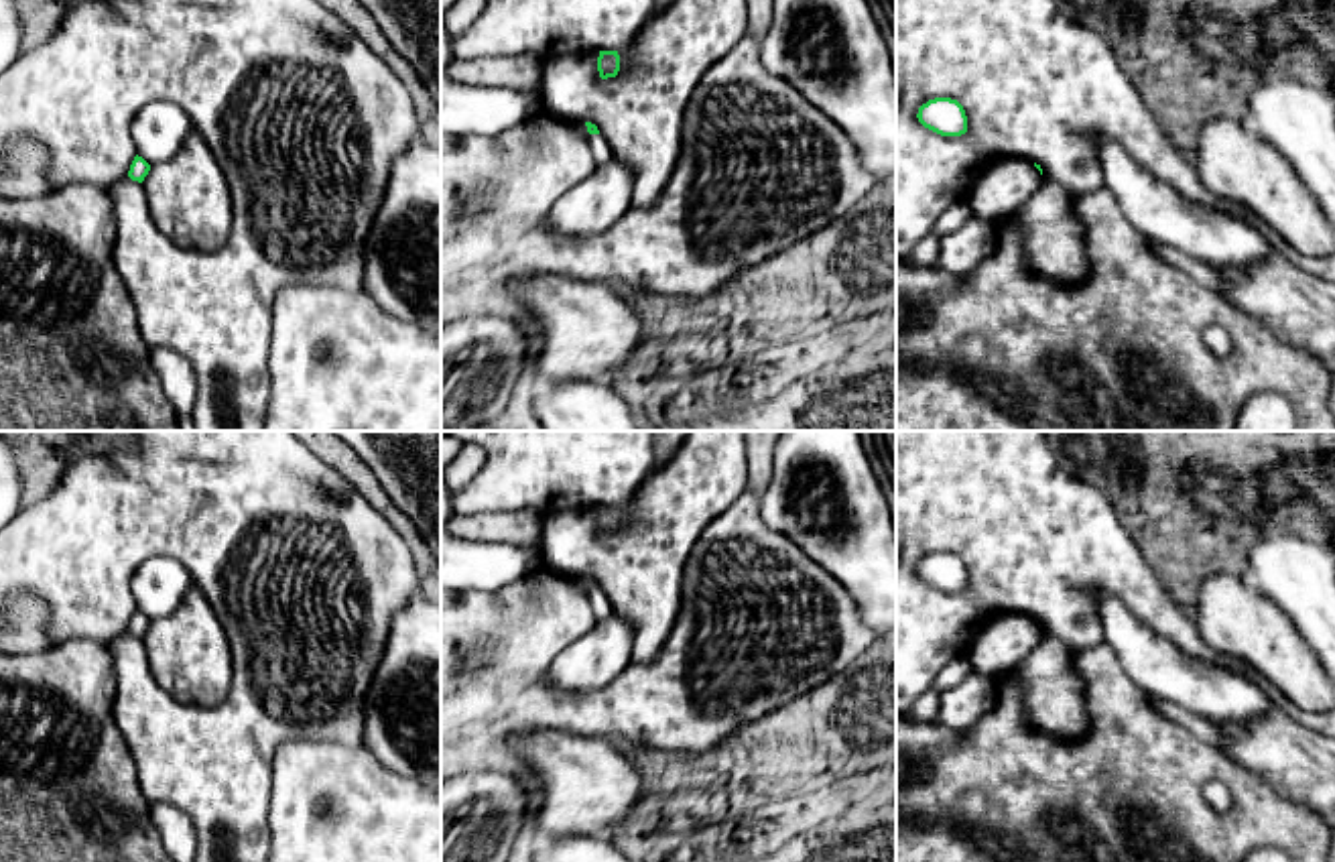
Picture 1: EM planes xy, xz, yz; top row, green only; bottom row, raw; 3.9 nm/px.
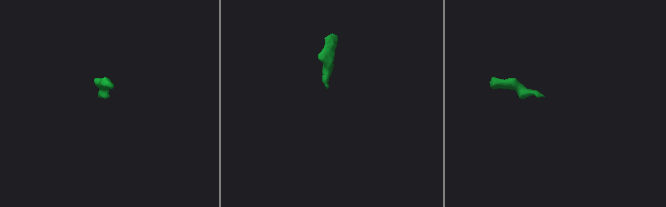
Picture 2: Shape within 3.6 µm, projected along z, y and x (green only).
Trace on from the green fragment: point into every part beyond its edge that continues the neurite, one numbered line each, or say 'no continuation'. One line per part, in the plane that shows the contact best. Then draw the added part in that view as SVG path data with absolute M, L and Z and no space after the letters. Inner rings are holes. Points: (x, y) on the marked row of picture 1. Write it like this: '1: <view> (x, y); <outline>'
1: xz (600, 149); M589 134L587 144L591 148L595 169L603 167L614 157L608 140L601 134Z

